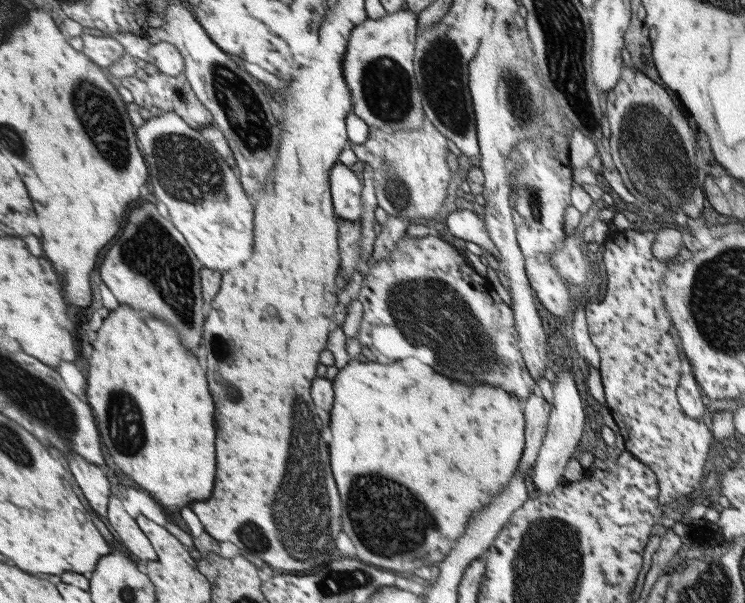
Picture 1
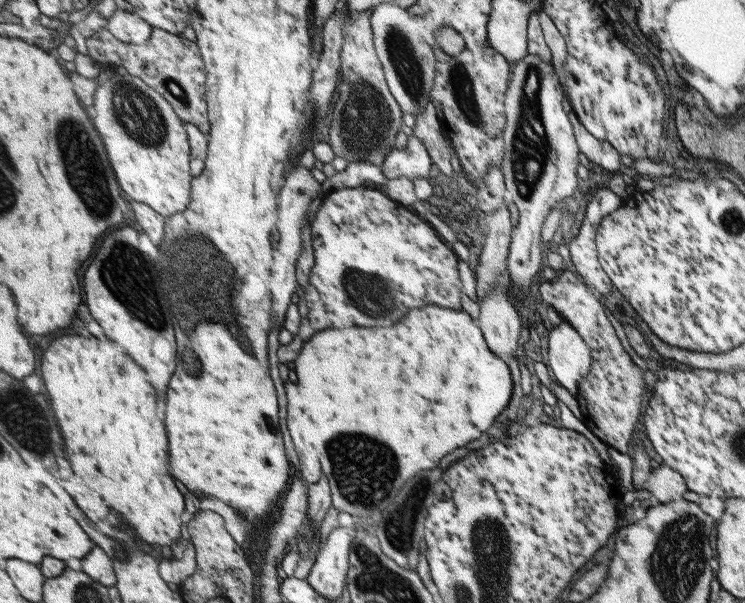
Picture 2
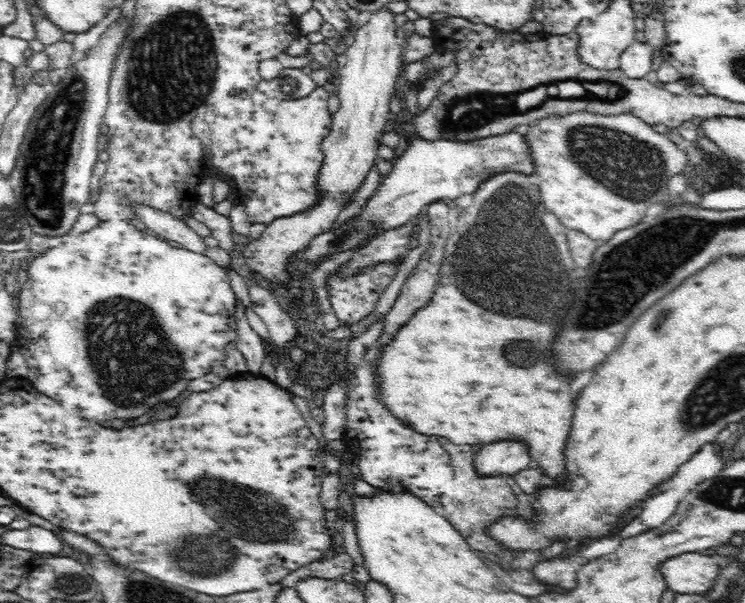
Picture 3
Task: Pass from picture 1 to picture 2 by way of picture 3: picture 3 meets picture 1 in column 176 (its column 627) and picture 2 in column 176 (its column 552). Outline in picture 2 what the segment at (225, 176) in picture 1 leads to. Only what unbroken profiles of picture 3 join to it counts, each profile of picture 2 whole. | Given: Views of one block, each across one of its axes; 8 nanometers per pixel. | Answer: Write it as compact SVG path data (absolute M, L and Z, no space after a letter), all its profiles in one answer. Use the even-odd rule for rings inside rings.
M113 70L113 73L114 75L112 75L111 79L99 85L98 96L96 96L98 98L98 102L96 102L96 110L98 110L96 126L102 132L102 138L106 140L106 146L110 148L110 158L114 160L114 168L118 168L118 184L122 186L122 190L126 192L128 198L136 202L142 202L142 204L147 204L150 208L158 212L158 214L168 219L172 214L187 210L187 206L191 204L191 184L193 184L194 176L191 173L191 150L186 130L184 130L184 122L178 118L173 106L141 78L136 78L128 74L119 74L115 70Z

